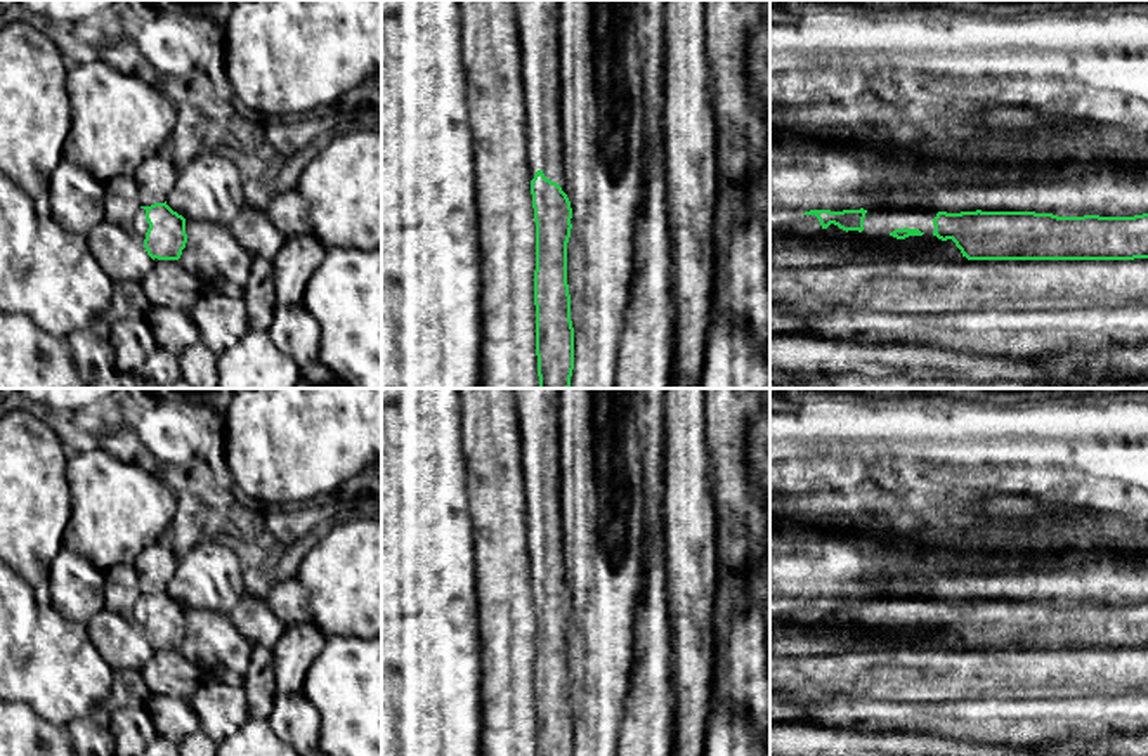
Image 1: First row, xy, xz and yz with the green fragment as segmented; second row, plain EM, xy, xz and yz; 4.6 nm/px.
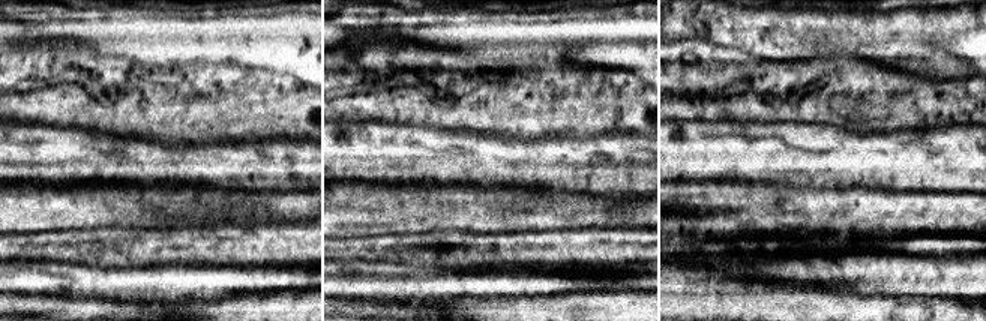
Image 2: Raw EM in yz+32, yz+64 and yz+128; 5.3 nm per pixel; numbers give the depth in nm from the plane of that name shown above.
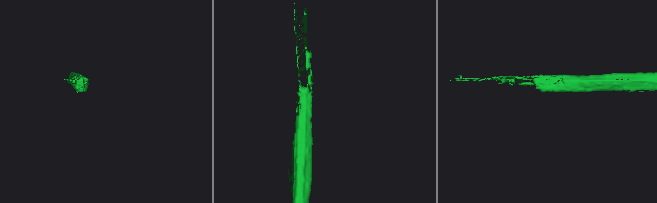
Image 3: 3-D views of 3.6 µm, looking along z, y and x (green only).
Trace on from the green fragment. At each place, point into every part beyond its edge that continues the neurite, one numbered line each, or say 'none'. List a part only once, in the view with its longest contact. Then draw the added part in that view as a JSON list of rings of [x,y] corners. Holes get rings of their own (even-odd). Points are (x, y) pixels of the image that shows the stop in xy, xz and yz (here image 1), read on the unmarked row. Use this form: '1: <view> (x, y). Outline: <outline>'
1: yz (878, 612). Outline: [[[867,598],[864,607],[862,626],[884,631],[907,629],[914,638],[919,638],[926,643],[940,643],[947,648],[968,648],[952,628],[942,629],[933,619],[933,607],[936,598]],[[895,617],[919,617],[921,624],[909,624],[905,628],[897,628],[891,624]]]

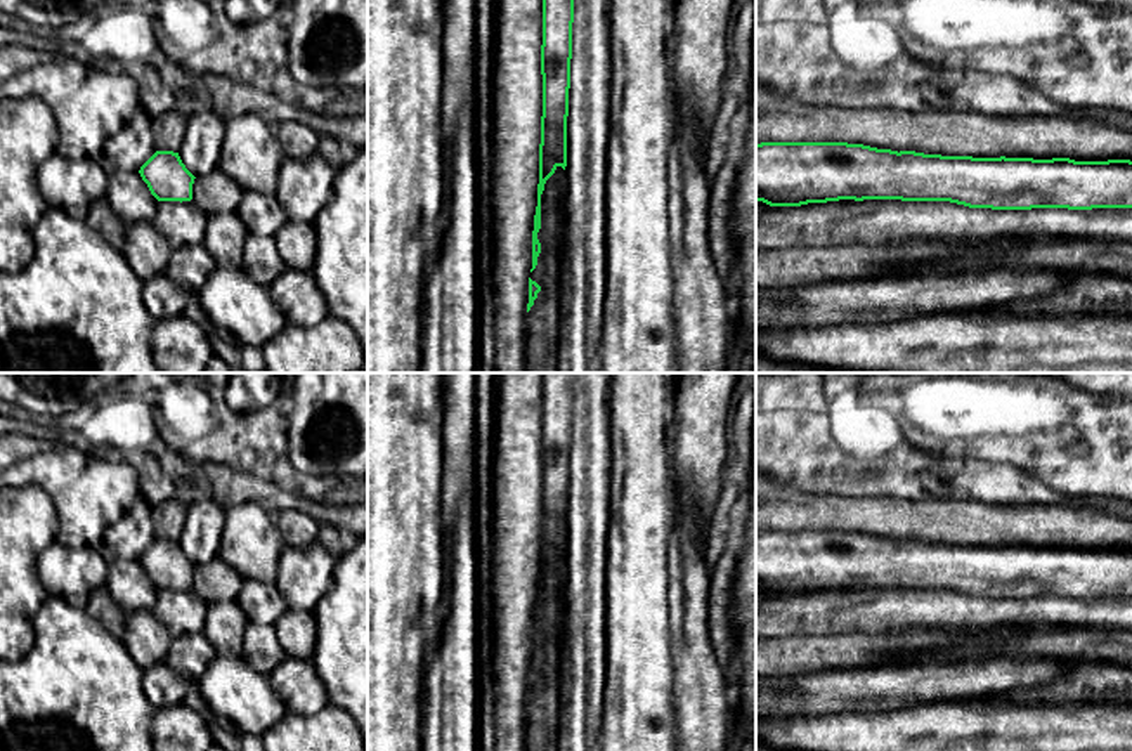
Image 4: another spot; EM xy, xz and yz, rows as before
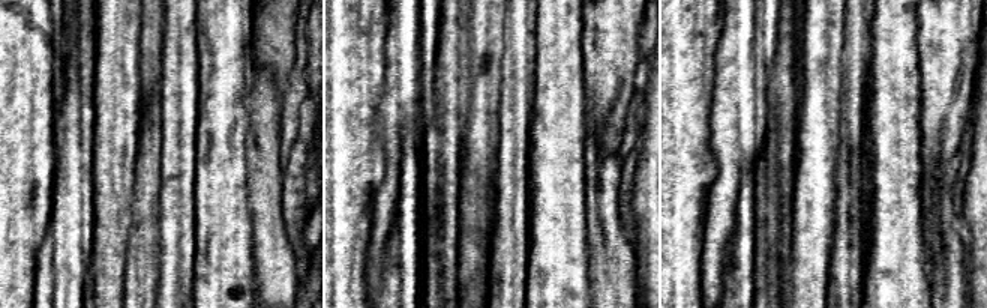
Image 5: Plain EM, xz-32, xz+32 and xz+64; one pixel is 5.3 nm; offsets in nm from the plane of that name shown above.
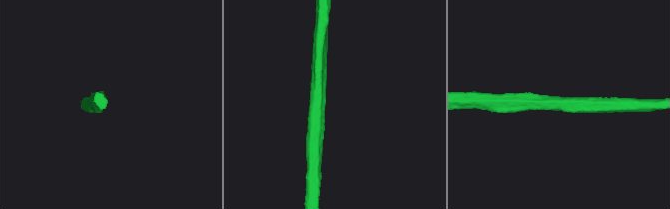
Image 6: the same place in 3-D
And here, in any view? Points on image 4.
none

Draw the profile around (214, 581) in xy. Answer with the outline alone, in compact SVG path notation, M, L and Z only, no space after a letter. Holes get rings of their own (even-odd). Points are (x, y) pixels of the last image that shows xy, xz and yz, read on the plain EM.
M220 557L194 567L192 590L205 602L234 602L244 578Z

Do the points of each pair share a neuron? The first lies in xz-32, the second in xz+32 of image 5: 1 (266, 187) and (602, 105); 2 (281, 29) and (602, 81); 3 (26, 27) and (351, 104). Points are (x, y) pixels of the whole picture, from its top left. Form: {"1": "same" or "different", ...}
{"1": "different", "2": "same", "3": "same"}

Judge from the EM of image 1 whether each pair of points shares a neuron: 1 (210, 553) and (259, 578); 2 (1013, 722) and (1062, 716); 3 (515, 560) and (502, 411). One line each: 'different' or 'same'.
1: different
2: same
3: same

